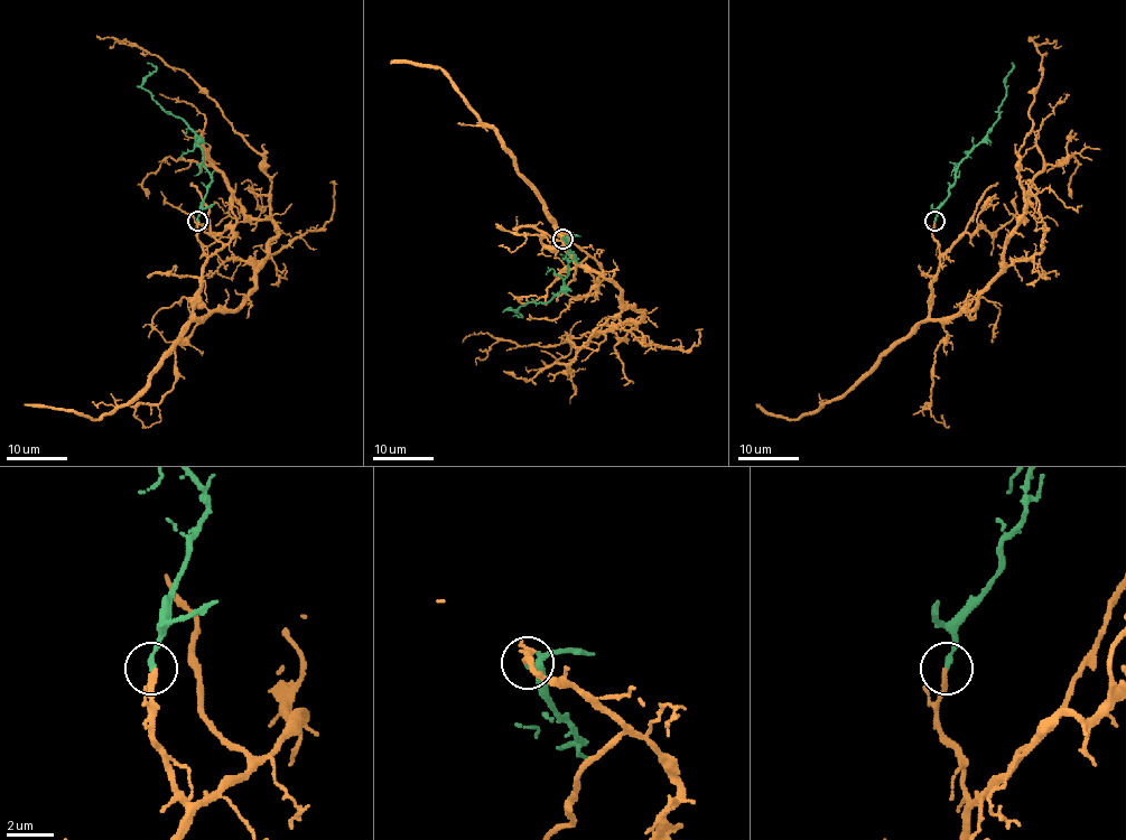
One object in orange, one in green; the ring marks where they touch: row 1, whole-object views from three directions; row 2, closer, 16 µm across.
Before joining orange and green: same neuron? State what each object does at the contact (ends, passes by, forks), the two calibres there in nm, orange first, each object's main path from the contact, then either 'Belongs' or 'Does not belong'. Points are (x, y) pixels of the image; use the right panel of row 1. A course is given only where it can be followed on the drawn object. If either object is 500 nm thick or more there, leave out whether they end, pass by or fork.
At the ring orange ends. At the ring green ends. Thickness 240 nm (orange) against 200 nm. Course of orange: (934, 221), (930, 317), (951, 319), (1001, 269), (1023, 213), (1019, 149), (1042, 71), (1029, 40), (1038, 36). Course of green: (934, 221), (937, 208), (949, 195), (960, 161), (998, 119), (998, 106), (1006, 93), (1005, 78), (1012, 63). Belongs

